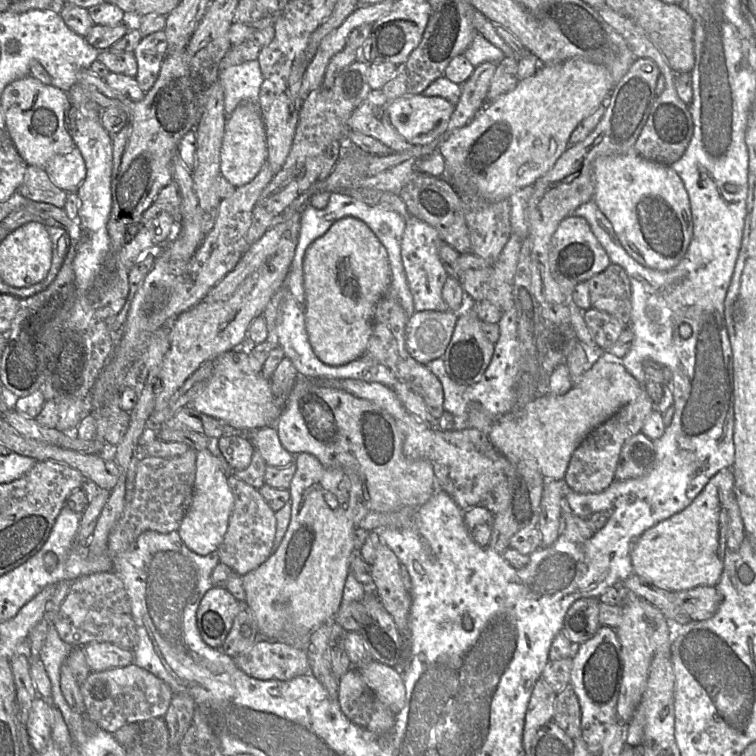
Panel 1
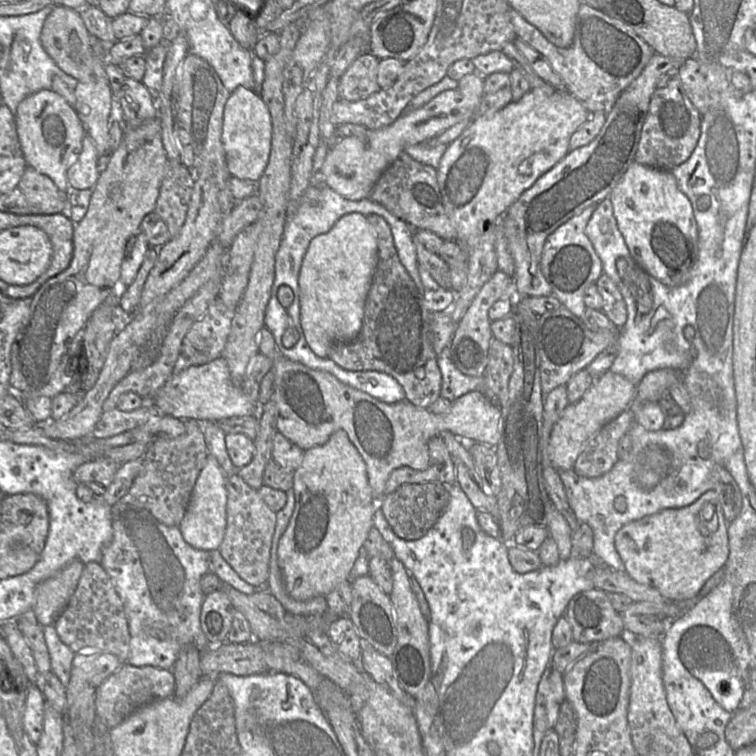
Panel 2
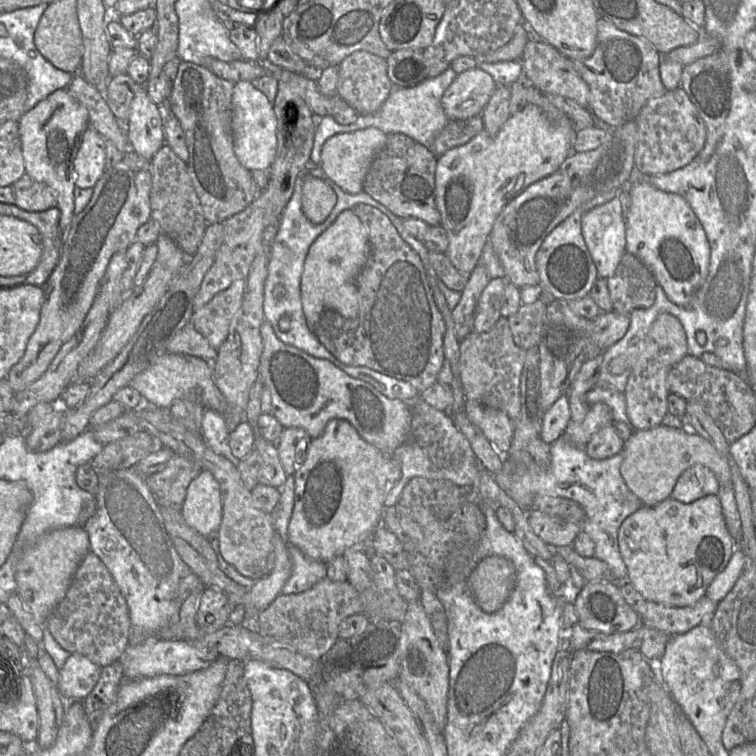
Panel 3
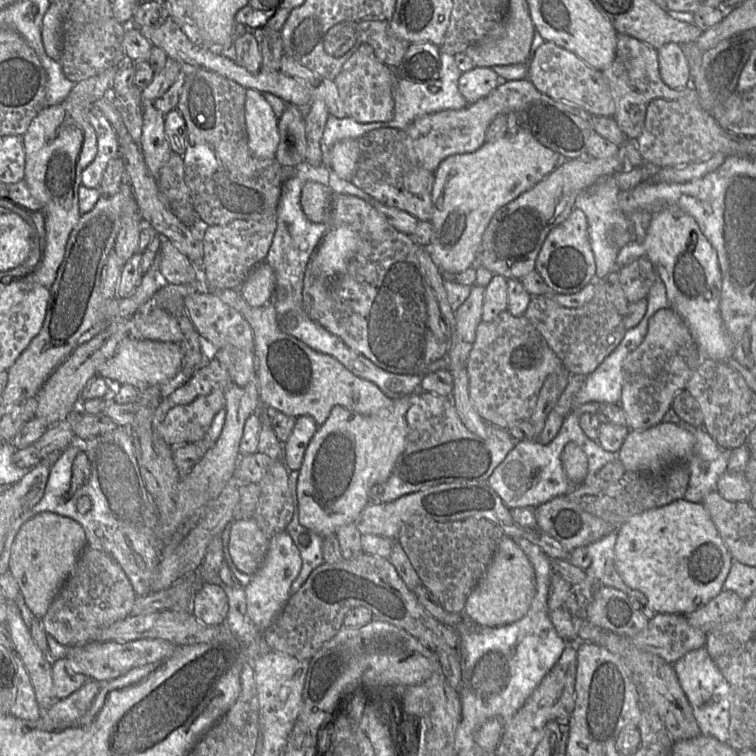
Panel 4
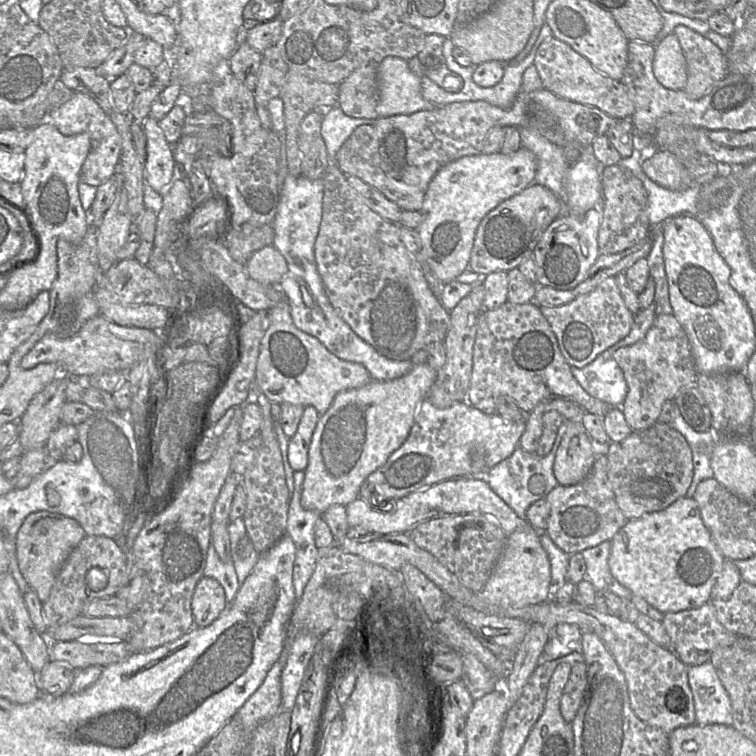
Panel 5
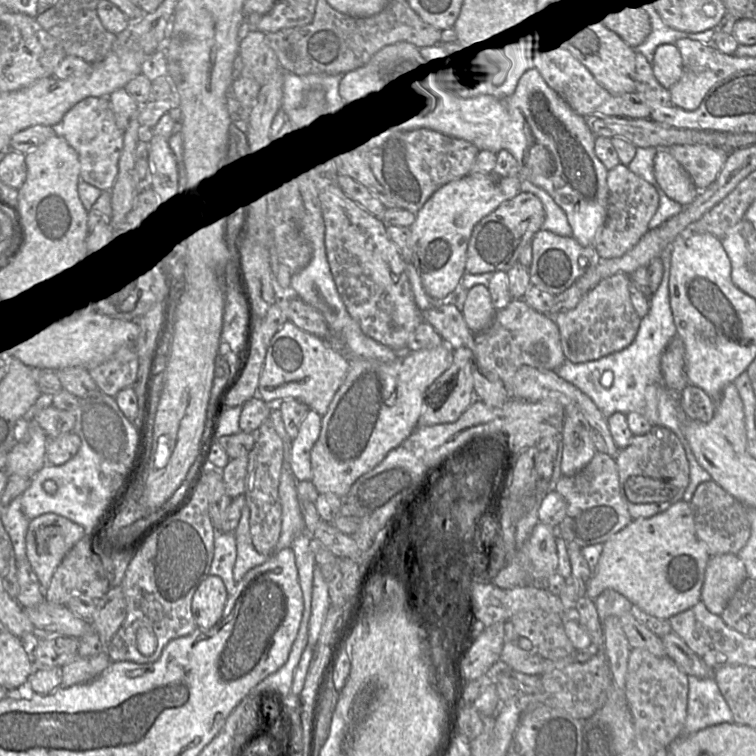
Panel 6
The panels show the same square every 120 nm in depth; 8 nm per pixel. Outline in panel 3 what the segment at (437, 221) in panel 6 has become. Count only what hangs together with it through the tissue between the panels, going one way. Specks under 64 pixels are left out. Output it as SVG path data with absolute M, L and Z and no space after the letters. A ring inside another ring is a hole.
M527 103L516 114L510 115L499 132L490 135L483 130L464 145L452 148L437 158L435 172L435 204L442 226L448 237L445 252L454 267L469 275L480 262L493 224L503 208L528 186L553 174L570 156L577 129L569 117L550 121L536 105Z

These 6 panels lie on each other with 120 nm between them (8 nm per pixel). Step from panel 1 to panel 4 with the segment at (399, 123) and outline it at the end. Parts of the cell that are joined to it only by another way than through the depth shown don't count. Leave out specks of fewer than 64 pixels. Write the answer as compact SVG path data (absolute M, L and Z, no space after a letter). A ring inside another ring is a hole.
M474 67L461 74L458 89L469 105L488 96L501 82L491 67ZM359 138L336 142L331 149L330 168L343 180L351 181L361 154Z

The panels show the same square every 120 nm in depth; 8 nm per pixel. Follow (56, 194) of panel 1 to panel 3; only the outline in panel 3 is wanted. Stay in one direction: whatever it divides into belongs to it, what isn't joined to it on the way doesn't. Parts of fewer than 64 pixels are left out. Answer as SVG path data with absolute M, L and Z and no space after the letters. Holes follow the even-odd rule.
M24 173L11 185L15 205L28 212L41 212L57 206L53 190Z

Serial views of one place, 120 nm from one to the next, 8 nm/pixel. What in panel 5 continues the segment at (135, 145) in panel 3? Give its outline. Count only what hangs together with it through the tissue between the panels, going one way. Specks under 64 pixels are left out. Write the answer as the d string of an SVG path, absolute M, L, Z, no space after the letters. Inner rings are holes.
M148 116L143 129L146 137L145 181L155 192L164 196L178 179L185 178L174 159L173 146L166 140L158 120Z

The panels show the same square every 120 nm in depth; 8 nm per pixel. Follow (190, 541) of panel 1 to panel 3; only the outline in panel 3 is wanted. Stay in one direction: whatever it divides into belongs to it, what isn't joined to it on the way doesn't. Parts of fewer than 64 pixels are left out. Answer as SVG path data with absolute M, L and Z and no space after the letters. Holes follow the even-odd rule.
M206 469L190 483L181 507L186 523L203 536L213 538L222 522L222 494L219 483Z

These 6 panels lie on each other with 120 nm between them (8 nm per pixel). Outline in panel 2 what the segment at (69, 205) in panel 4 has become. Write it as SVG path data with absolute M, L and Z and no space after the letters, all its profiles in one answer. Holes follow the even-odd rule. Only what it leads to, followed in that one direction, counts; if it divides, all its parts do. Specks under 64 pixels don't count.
M40 90L24 98L14 114L16 132L26 165L49 177L57 188L68 190L66 176L70 159L77 155L85 129L76 111L56 92Z

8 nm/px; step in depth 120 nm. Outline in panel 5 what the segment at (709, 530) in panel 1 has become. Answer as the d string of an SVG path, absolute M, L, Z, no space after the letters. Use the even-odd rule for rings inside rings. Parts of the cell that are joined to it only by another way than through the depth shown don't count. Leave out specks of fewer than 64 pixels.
M681 497L661 511L627 521L611 539L608 564L611 574L620 584L664 615L696 609L710 602L711 590L725 560L702 521L697 502L694 498Z

